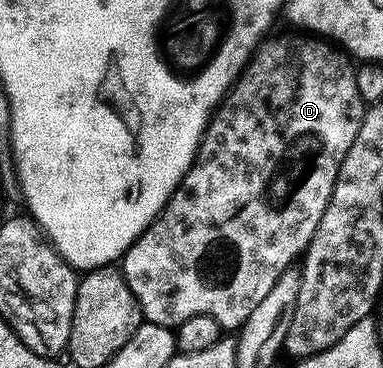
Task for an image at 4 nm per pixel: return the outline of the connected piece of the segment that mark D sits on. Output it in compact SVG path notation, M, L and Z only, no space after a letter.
M307 34L295 35L299 36L279 36L276 40L264 39L251 53L251 59L247 61L239 77L219 101L218 107L211 113L207 126L203 129L203 137L199 139L195 158L189 170L183 175L183 183L167 199L167 207L123 253L121 257L123 280L127 283L133 298L139 303L139 311L146 323L160 324L174 329L197 314L209 314L219 323L220 329L239 330L249 318L249 314L253 314L257 302L261 302L261 298L265 298L265 294L273 290L277 280L294 265L291 263L294 260L296 263L306 252L321 222L321 214L325 214L325 206L333 194L333 186L337 182L341 162L345 154L349 154L349 146L353 146L357 138L357 130L359 123L363 121L365 105L357 90L356 69L351 68L352 61L334 43L322 38L312 38Z

